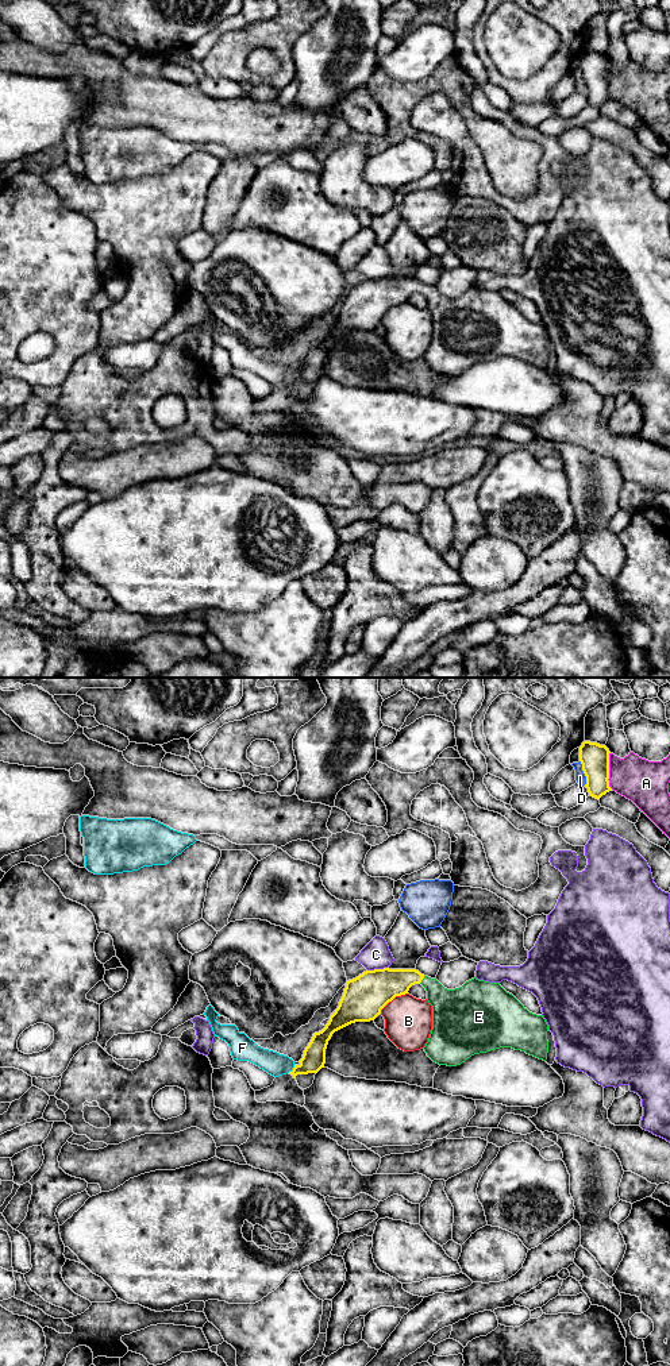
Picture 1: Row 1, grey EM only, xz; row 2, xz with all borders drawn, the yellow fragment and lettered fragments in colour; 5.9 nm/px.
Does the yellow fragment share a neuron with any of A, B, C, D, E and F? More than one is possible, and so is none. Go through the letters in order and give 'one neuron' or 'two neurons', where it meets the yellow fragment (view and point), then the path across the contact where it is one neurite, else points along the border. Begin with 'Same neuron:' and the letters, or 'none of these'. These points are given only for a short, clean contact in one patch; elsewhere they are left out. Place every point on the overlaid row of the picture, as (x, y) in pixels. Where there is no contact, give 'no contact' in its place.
Same neuron: E
A: two neurons; contact xz (608, 771); border xz (609, 752), (608, 784), (612, 788)
B: two neurons; contact xz (392, 999)
C: two neurons; contact xz (377, 969)
D: two neurons; contact xz (584, 772)
E: one neuron; contact xz (422, 979); way xz (381, 986), (403, 979), (422, 979), (451, 1008)
F: two neurons; contact xz (293, 1069); border xz (295, 1065), (288, 1072)

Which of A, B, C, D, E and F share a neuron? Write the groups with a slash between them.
A / B / C / D / E / F

